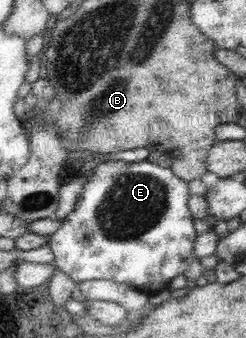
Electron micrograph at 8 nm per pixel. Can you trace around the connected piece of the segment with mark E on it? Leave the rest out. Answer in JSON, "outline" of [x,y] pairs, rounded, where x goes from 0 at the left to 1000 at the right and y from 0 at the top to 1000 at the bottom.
{"outline":[[[602,473],[553,482],[423,476],[423,482],[407,479],[378,503],[382,509],[358,524],[358,538],[341,547],[333,571],[309,589],[297,624],[264,642],[244,678],[232,678],[228,689],[203,698],[199,731],[228,760],[228,796],[268,808],[309,837],[370,825],[431,825],[524,843],[533,852],[549,858],[565,855],[577,867],[598,867],[602,873],[630,870],[659,855],[683,855],[691,828],[724,820],[724,814],[740,814],[756,802],[756,793],[797,769],[789,710],[805,695],[797,692],[797,680],[789,680],[785,651],[793,642],[772,630],[764,612],[768,580],[776,577],[764,538],[732,533],[711,518],[715,503],[707,494],[667,494]]]}

